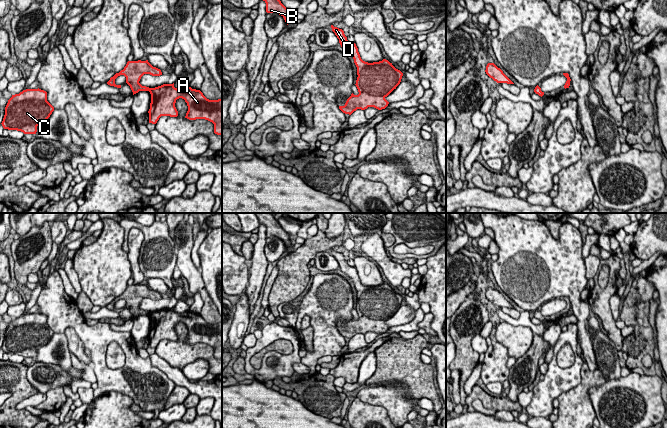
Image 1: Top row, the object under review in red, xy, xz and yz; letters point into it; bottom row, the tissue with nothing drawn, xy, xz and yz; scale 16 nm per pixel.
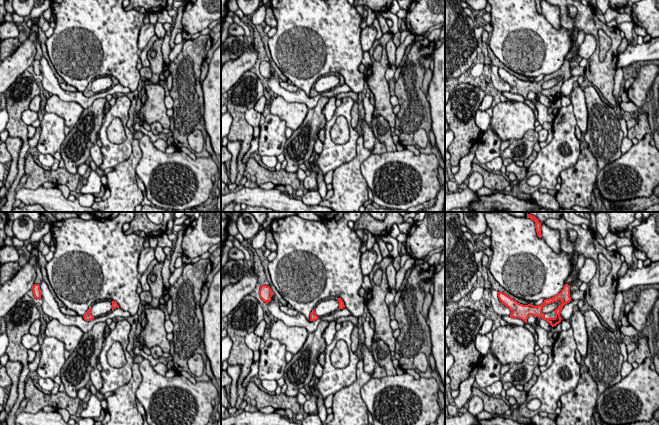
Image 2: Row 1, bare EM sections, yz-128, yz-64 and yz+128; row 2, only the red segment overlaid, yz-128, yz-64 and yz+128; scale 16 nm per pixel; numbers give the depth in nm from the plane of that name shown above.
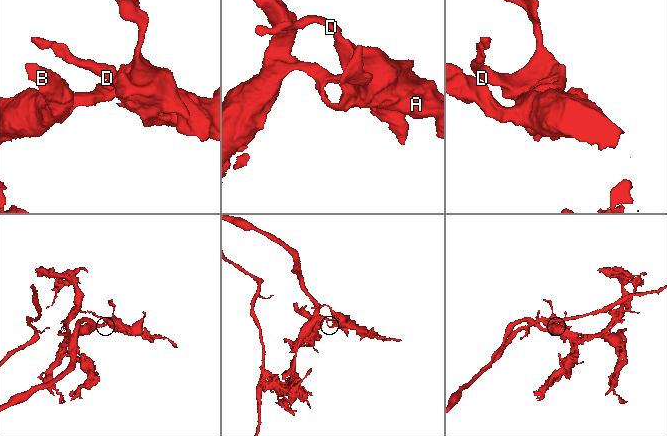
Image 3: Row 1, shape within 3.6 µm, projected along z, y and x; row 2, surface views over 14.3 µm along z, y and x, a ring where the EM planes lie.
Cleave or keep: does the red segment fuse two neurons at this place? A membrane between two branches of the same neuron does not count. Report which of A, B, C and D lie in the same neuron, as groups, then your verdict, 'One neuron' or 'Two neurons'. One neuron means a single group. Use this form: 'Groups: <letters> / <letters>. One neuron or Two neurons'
Groups: A B C D. One neuron

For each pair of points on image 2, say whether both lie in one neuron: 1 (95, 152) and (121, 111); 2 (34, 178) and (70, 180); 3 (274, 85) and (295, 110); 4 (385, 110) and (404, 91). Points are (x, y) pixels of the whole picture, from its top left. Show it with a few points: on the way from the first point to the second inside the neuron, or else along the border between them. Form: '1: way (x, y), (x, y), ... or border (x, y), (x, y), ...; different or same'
1: border (100, 148), (101, 164), (98, 167); different
2: way (43, 177), (61, 177); same
3: border (278, 95), (288, 101), (302, 102), (308, 108); different
4: border (396, 115), (394, 126); different

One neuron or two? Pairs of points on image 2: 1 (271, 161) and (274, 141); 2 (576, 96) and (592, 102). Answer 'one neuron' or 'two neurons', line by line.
1: two neurons
2: two neurons

